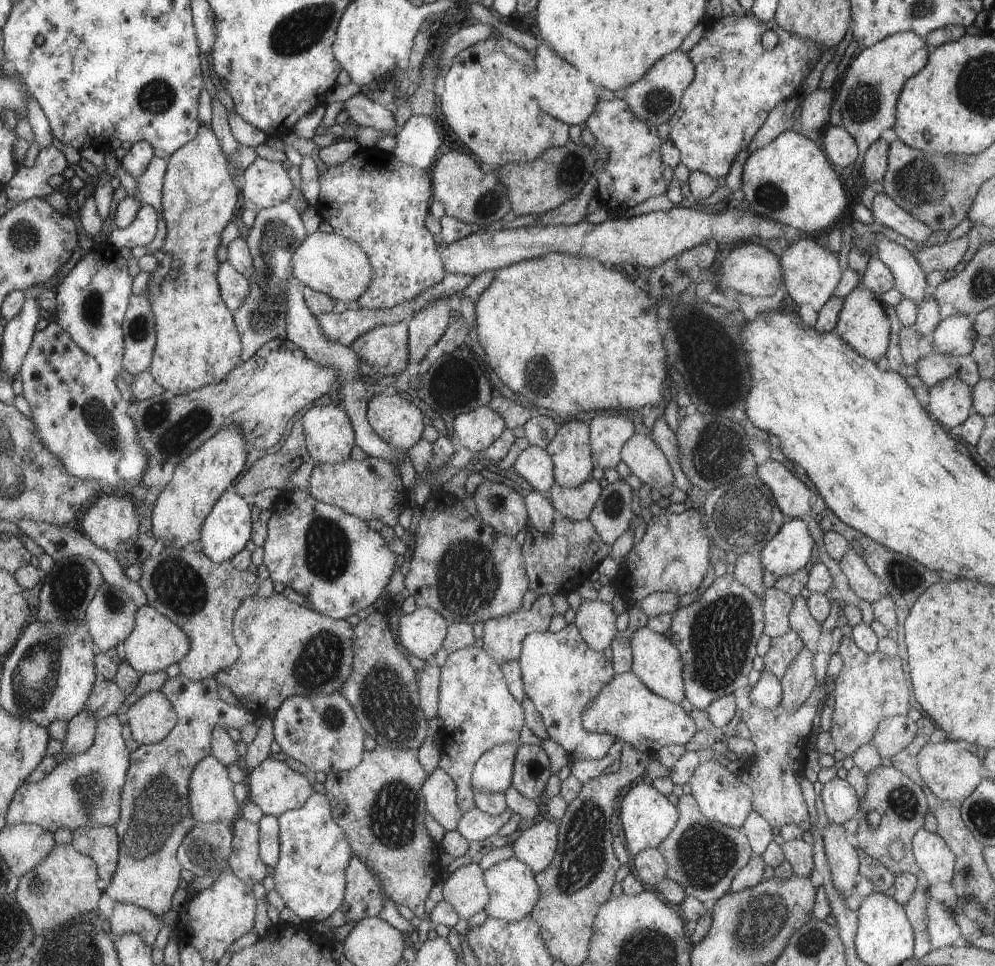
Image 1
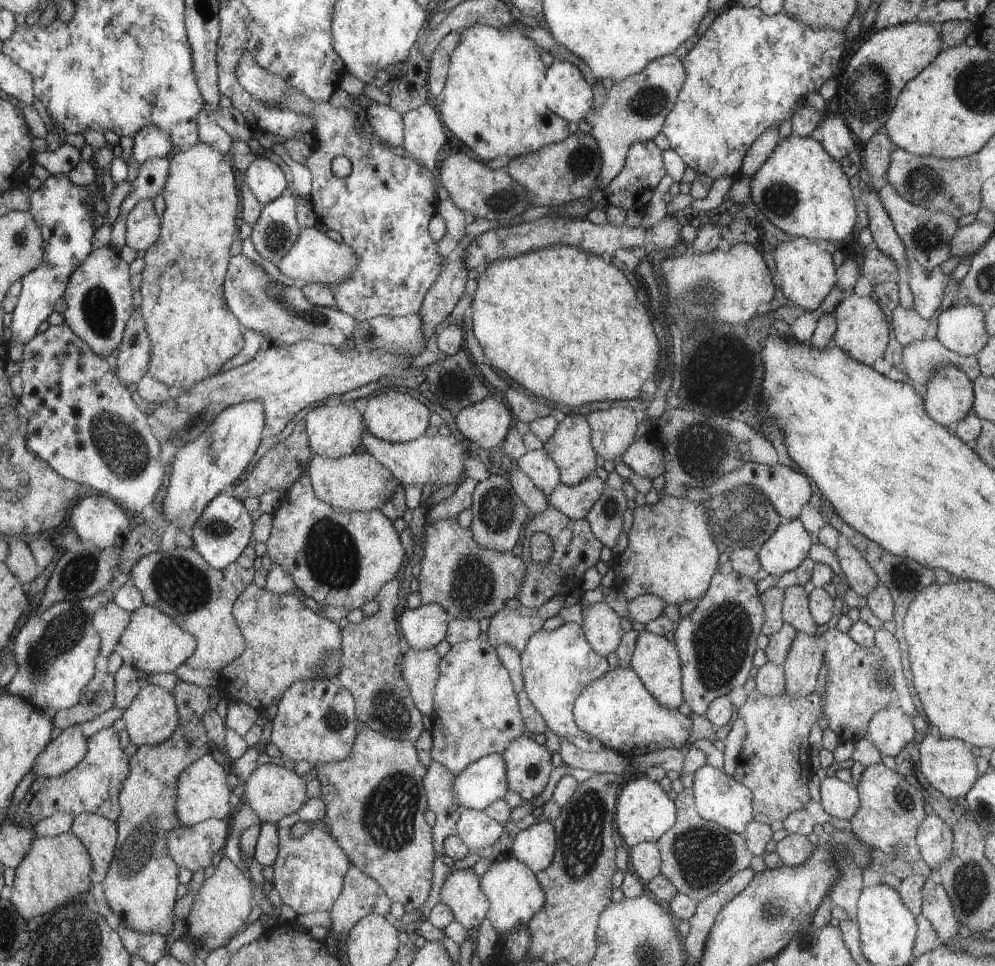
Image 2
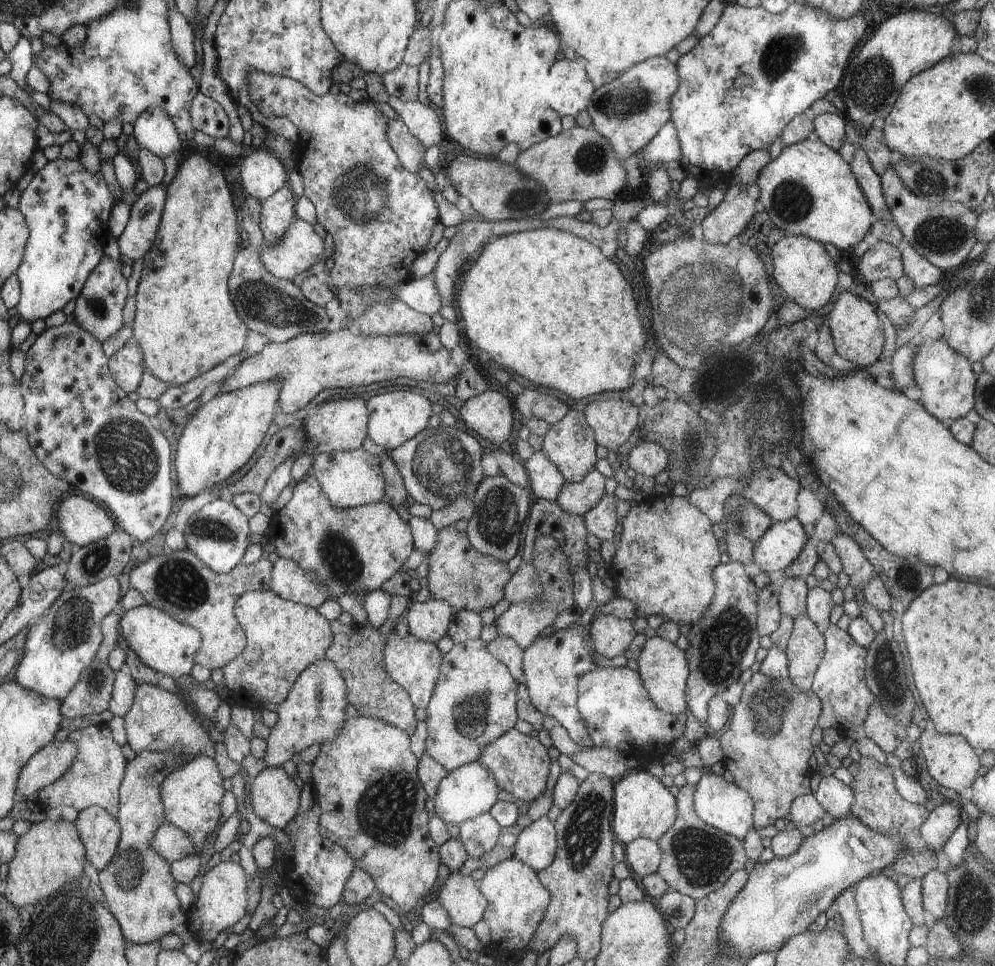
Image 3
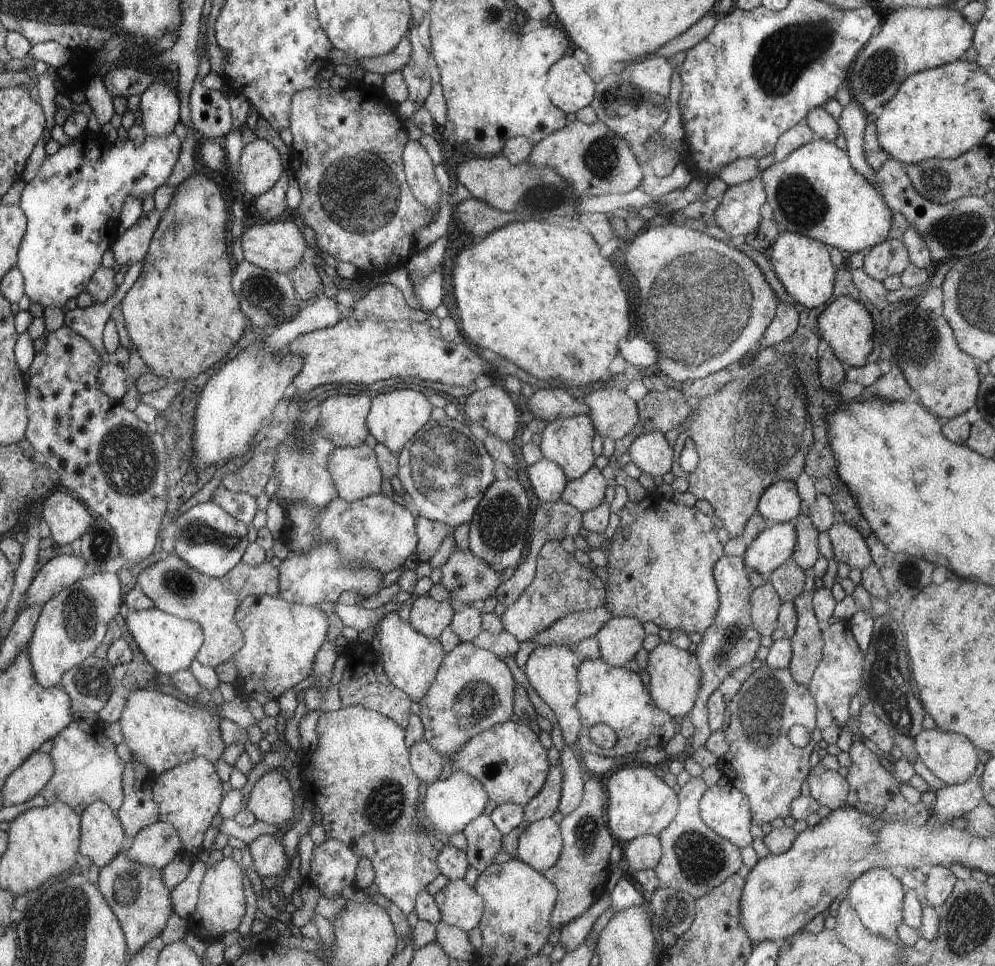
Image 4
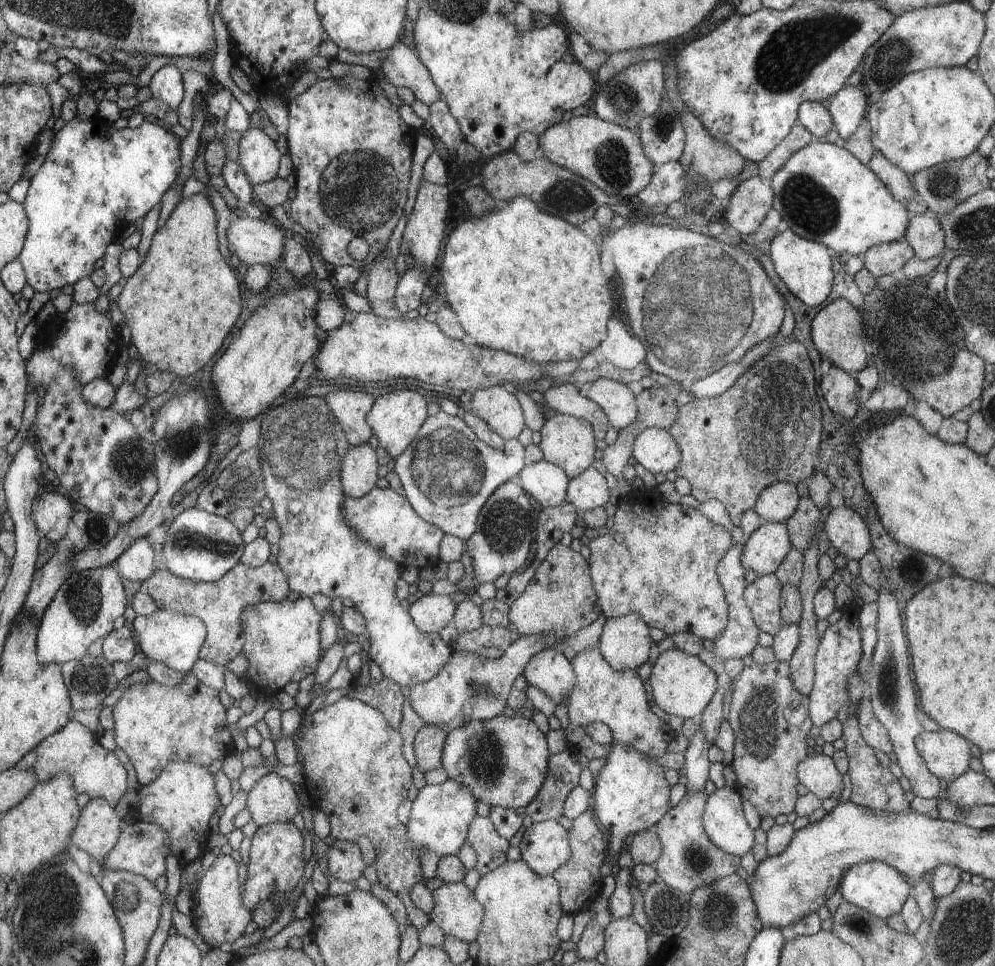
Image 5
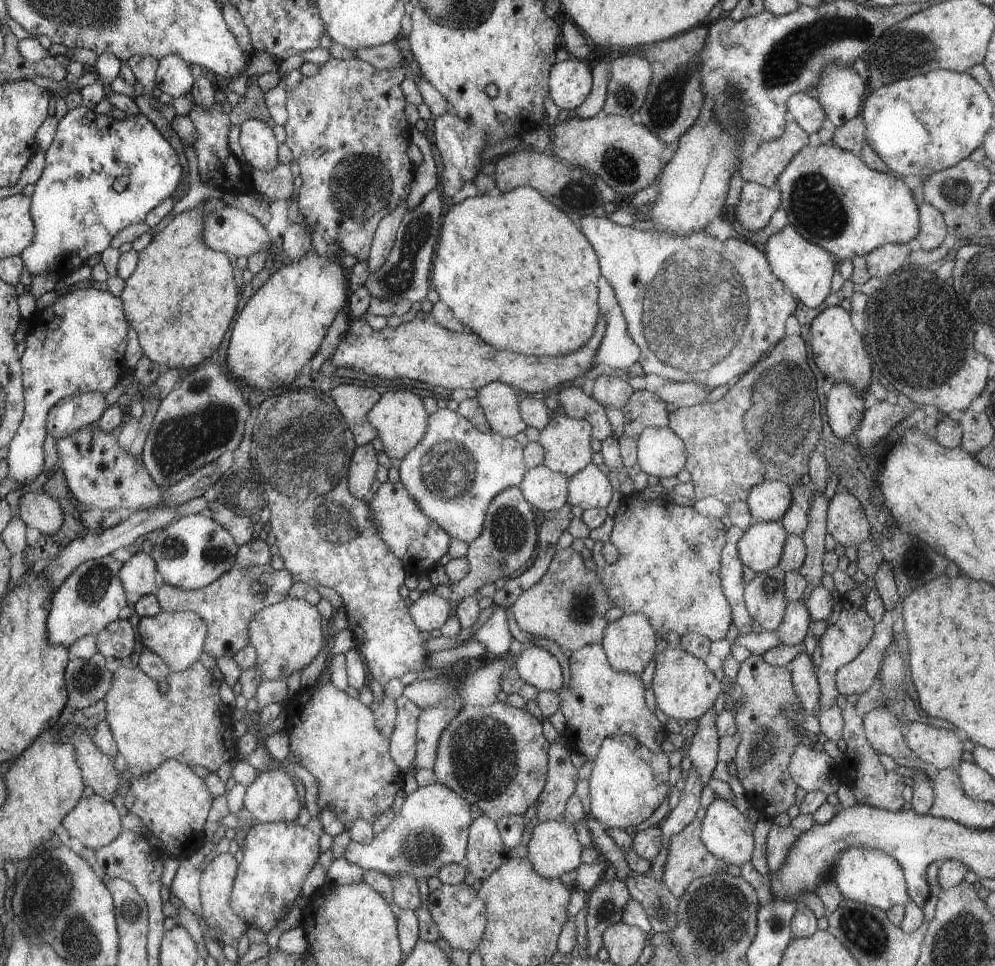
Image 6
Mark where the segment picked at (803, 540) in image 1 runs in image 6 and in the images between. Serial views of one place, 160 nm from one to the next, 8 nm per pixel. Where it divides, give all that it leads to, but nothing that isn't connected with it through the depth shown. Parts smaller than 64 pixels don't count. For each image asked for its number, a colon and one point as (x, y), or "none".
2: (784, 551)
3: (779, 547)
4: (774, 546)
5: (766, 548)
6: (762, 547)

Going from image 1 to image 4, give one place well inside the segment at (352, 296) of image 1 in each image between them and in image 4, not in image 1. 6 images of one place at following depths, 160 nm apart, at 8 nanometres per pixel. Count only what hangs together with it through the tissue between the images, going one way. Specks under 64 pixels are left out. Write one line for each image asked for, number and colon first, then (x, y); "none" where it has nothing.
2: (315, 258)
3: (302, 247)
4: (277, 246)

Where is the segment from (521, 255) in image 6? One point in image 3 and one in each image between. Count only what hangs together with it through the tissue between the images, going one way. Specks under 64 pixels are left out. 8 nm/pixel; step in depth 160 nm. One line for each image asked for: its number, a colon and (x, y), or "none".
3: (547, 305)
4: (543, 297)
5: (520, 280)

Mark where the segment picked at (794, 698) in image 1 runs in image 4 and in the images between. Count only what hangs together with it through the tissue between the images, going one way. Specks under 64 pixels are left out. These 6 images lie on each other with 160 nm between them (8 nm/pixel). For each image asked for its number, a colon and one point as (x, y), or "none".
2: (802, 666)
3: (805, 651)
4: (807, 643)

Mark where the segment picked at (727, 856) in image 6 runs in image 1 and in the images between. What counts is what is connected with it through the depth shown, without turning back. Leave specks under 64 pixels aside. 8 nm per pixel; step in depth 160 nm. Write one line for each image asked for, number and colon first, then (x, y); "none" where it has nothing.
1: (722, 798)
2: (719, 798)
3: (723, 805)
4: (725, 809)
5: (724, 821)

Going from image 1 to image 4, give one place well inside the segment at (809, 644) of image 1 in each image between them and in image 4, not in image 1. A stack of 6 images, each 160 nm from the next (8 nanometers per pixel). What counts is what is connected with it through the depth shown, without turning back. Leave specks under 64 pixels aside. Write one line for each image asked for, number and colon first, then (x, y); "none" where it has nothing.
2: (795, 611)
3: (792, 599)
4: (788, 579)

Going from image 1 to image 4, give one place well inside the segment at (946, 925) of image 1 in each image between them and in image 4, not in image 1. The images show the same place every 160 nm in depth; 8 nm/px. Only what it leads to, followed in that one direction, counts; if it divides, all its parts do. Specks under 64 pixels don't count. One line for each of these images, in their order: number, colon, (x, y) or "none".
2: (936, 905)
3: (935, 885)
4: (940, 881)

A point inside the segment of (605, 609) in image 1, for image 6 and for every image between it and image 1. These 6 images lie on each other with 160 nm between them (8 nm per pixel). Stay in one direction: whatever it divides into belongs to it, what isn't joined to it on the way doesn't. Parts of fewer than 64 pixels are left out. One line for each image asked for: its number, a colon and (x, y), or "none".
2: (601, 624)
3: (610, 635)
4: (619, 640)
5: (624, 642)
6: (629, 642)

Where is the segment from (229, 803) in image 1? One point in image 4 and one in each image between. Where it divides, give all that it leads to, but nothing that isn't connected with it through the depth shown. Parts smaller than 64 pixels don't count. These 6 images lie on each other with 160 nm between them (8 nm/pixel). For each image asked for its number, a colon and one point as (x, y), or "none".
2: (202, 793)
3: (191, 794)
4: (189, 795)

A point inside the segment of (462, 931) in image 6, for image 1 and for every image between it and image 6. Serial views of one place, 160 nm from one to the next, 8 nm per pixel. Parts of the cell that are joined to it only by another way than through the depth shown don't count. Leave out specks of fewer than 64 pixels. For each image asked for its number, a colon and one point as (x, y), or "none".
1: (465, 889)
2: (462, 892)
3: (460, 895)
4: (460, 905)
5: (456, 911)

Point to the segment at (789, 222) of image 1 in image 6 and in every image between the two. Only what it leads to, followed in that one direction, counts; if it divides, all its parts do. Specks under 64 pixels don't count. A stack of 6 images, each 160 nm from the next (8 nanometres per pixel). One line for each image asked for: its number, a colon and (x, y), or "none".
2: (801, 189)
3: (807, 190)
4: (815, 191)
5: (824, 194)
6: (830, 195)

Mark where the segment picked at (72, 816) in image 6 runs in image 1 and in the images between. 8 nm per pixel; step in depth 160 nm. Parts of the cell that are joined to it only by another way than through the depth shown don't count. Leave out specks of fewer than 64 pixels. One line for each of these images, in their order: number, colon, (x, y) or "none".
1: (102, 844)
2: (99, 833)
3: (101, 833)
4: (102, 834)
5: (98, 832)

